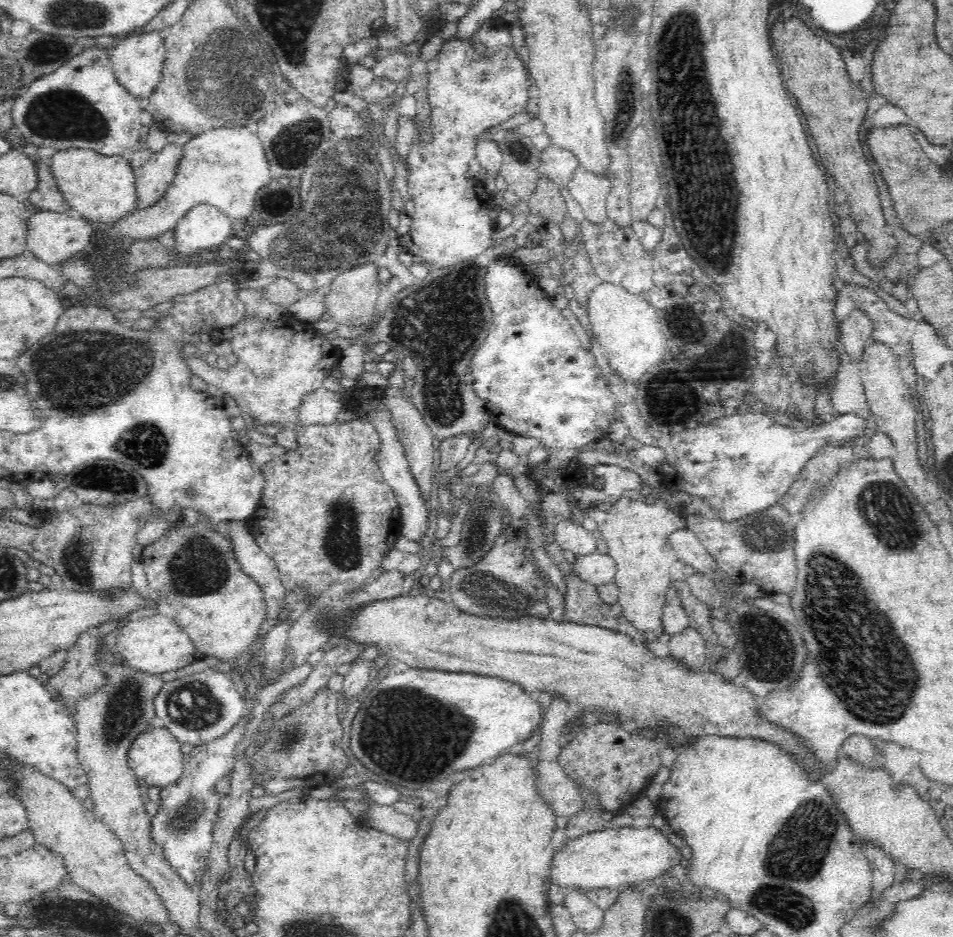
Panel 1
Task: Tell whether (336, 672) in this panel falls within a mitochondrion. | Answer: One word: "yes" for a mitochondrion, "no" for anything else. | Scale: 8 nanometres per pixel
no

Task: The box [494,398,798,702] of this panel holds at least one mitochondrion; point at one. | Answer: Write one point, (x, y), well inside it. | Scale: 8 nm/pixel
(770, 647)

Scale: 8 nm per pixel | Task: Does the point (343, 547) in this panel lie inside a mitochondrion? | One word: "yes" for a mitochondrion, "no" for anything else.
yes

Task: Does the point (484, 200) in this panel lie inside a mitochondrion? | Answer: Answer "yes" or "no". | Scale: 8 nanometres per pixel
no

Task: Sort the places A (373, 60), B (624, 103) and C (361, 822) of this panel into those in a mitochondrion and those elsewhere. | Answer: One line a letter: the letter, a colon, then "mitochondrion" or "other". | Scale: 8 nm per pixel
A: other
B: mitochondrion
C: other

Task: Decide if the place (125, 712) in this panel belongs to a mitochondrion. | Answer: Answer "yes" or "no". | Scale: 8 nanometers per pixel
yes

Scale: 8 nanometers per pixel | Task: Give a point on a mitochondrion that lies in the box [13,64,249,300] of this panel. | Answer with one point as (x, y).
(59, 114)

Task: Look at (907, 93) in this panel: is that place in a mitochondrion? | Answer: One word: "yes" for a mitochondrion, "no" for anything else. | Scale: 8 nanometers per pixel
no

